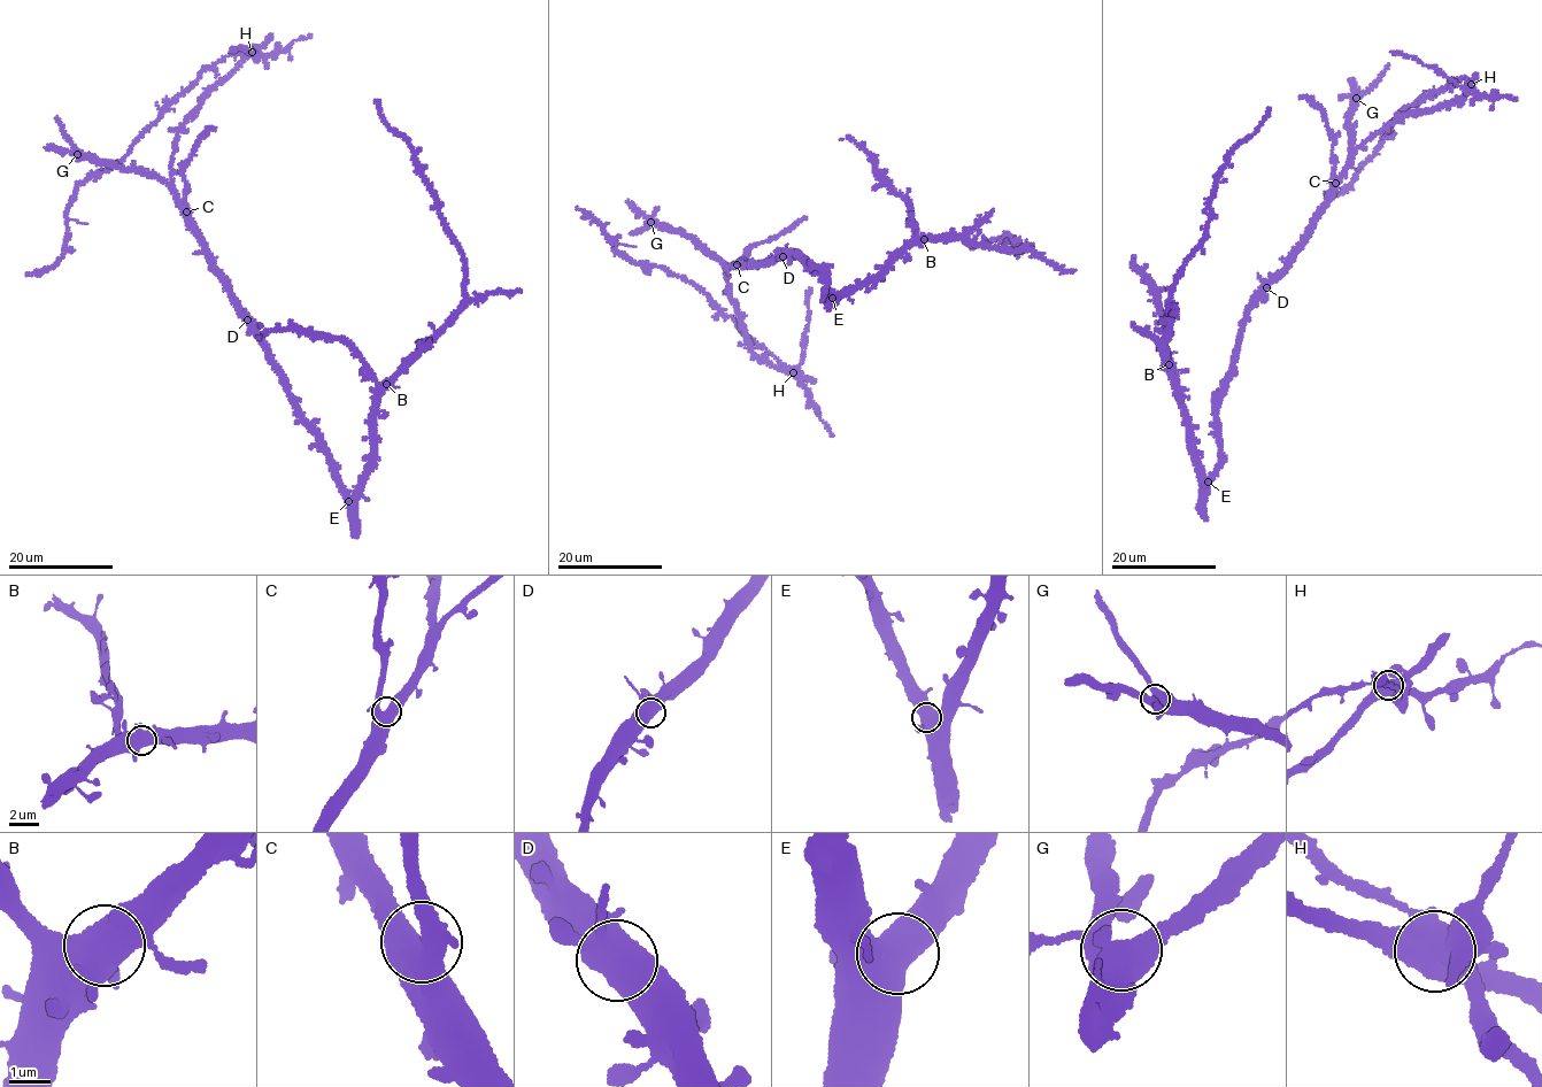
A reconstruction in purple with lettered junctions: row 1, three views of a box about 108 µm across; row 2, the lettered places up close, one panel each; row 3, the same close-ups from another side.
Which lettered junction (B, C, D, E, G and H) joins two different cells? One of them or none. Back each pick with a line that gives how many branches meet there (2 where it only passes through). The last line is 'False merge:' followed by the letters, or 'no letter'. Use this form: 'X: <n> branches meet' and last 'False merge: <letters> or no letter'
H: 5 branches meet
False merge: H

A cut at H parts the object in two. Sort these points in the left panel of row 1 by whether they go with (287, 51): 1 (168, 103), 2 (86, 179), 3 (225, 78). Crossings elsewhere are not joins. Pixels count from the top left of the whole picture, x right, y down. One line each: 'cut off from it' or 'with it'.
1: with it
2: with it
3: cut off from it

